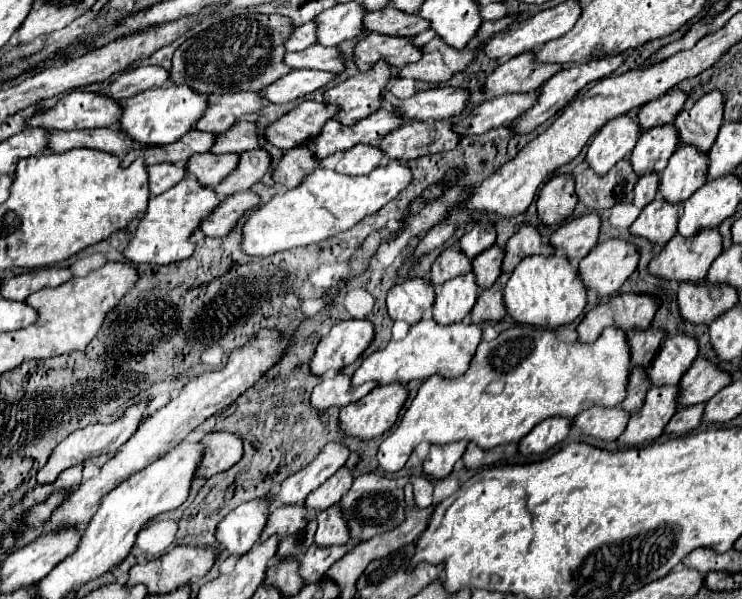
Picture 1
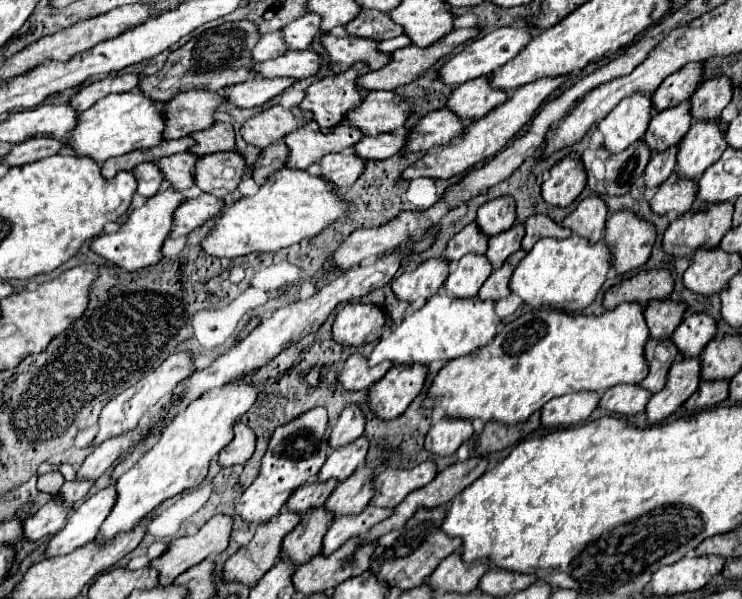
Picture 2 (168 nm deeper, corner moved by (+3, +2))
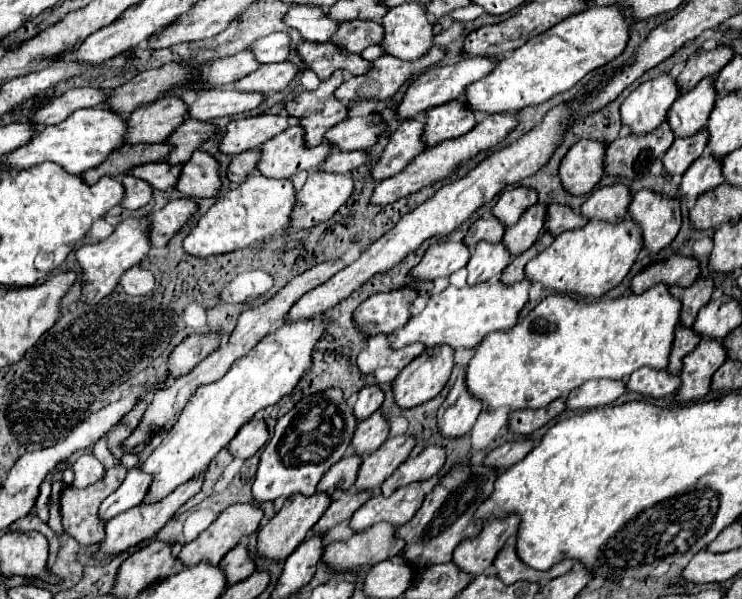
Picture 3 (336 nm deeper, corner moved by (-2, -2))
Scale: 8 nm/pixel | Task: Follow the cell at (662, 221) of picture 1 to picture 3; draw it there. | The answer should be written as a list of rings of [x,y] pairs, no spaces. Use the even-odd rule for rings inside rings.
[[[708,152],[708,154],[702,154],[684,172],[684,178],[680,184],[680,196],[700,196],[722,182],[724,182],[722,160],[718,160]]]

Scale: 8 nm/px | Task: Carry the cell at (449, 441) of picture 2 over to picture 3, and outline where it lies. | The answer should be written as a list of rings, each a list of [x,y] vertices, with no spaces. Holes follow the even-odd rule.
[[[460,366],[456,382],[438,410],[438,428],[442,436],[458,438],[468,434],[480,412],[482,412],[482,400],[478,400],[468,392],[466,366]]]

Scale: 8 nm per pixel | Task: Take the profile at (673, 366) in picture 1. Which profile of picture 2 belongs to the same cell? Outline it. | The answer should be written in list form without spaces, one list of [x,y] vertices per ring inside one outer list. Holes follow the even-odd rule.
[[[691,314],[677,326],[677,330],[671,336],[671,342],[677,348],[681,358],[699,356],[705,344],[713,340],[715,332],[717,332],[717,324],[711,316]]]

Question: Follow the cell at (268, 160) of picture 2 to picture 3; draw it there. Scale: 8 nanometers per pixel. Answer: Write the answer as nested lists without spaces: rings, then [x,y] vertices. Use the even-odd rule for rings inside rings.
[[[246,150],[232,156],[232,162],[228,166],[228,180],[240,184],[248,174],[254,172],[254,164],[258,164],[258,150]]]

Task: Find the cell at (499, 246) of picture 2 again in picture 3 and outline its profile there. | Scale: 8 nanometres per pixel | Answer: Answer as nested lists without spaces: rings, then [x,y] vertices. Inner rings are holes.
[[[534,204],[520,216],[520,220],[516,224],[506,228],[502,240],[508,246],[508,250],[512,252],[512,256],[522,254],[536,242],[540,230],[544,228],[544,222],[546,222],[546,210],[548,210],[548,204]]]

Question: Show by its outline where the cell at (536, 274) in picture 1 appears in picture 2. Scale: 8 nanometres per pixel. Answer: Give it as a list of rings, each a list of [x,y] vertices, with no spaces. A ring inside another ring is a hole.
[[[579,236],[565,240],[543,238],[515,268],[509,290],[531,308],[553,308],[563,312],[581,312],[597,296],[609,270],[609,248],[603,242],[589,244]]]

